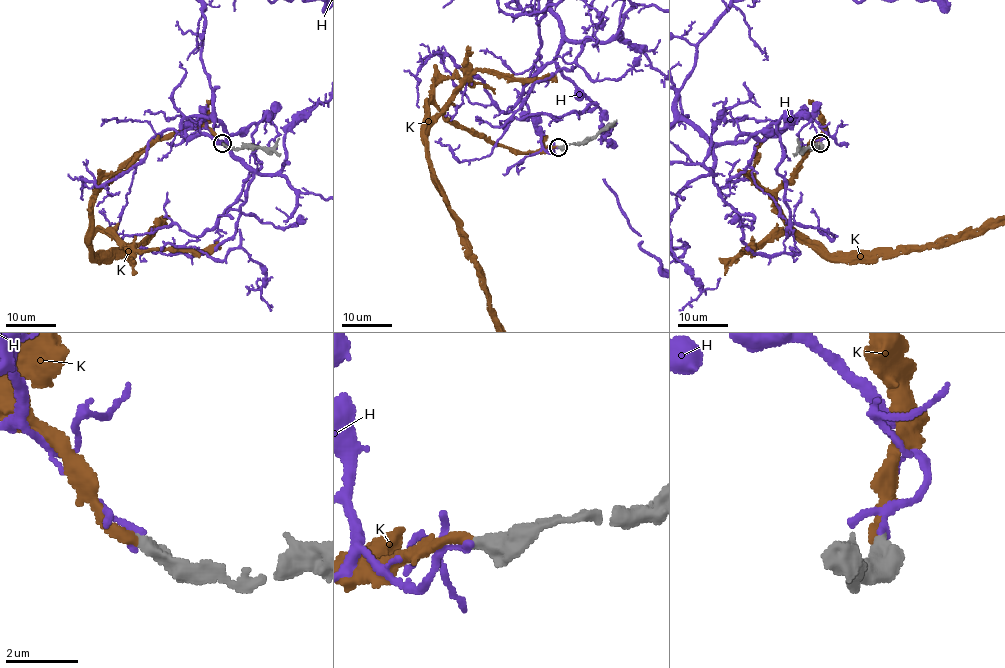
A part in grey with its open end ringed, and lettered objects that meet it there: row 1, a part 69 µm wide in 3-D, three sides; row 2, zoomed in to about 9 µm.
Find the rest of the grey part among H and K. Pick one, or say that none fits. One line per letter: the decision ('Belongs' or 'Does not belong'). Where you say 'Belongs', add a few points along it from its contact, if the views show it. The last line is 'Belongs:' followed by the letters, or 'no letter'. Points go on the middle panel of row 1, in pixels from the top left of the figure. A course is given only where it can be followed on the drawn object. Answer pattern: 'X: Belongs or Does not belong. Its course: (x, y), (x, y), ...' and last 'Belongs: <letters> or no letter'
H: Does not belong
K: Belongs
Belongs: K

